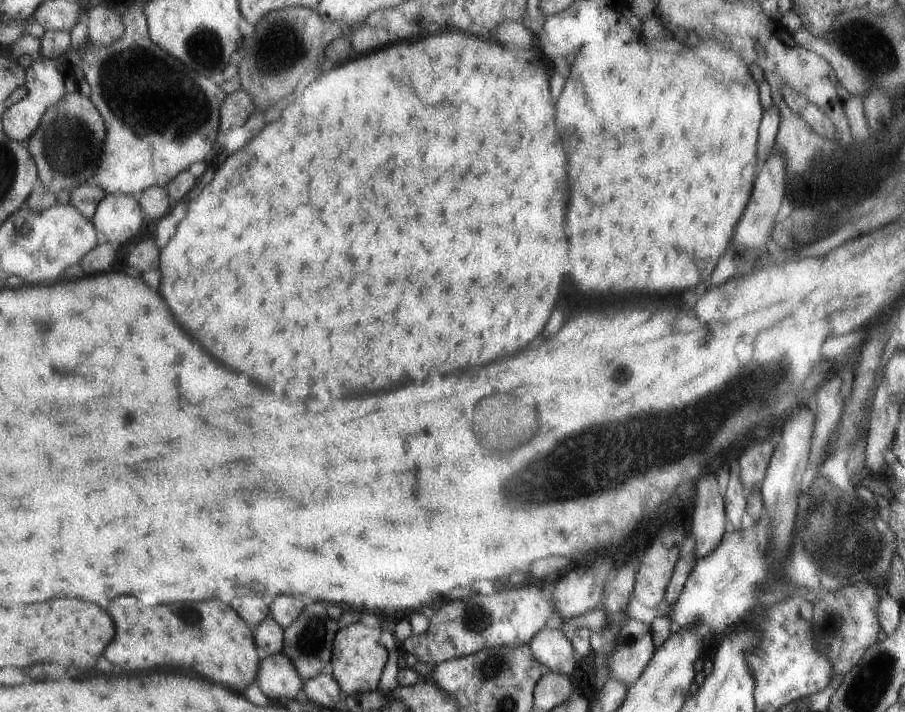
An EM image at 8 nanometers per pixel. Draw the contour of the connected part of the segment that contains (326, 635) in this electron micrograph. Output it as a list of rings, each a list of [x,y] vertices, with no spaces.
[[[313,602],[305,608],[303,616],[299,616],[297,622],[285,630],[283,654],[287,654],[295,662],[295,666],[305,682],[313,680],[321,672],[327,672],[327,668],[331,666],[331,660],[333,660],[333,644],[335,644],[335,636],[339,632],[339,624],[337,624],[337,620],[331,620],[327,612],[329,610],[325,604]]]

